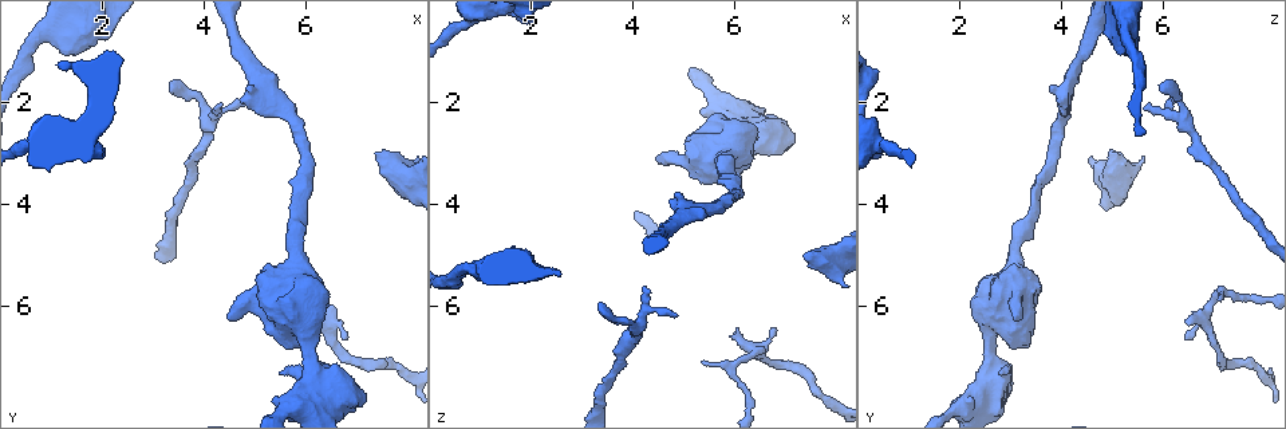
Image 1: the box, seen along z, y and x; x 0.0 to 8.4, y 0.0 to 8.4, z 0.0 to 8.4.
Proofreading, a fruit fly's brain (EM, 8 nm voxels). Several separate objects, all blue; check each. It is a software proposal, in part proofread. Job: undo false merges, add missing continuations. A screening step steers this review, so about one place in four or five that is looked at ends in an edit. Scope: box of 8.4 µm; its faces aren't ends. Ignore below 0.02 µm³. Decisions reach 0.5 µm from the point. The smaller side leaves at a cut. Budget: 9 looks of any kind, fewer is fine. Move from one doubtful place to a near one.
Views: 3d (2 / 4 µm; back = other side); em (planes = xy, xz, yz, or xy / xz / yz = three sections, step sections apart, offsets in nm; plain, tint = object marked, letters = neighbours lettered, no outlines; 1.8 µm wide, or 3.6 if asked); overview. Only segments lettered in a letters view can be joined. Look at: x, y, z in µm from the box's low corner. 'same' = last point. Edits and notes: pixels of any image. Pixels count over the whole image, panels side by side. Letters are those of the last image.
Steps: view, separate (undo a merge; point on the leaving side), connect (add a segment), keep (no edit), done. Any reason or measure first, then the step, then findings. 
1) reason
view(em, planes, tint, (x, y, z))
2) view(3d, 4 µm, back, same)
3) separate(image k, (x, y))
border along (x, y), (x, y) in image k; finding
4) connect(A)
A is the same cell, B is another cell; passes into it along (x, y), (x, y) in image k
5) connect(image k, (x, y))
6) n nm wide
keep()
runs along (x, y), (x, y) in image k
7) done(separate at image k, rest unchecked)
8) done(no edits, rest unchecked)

free end
view(em, planes, letters, (6.00, 6.25, 6.50))

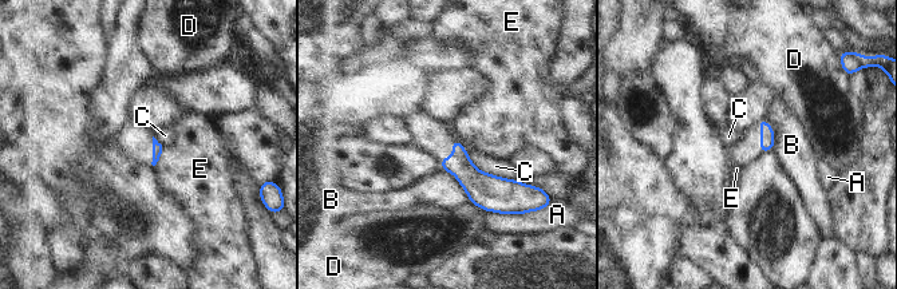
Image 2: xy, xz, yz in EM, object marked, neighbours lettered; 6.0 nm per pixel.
keep()
A, B, C, D and E are other cells; border along (453, 138), (478, 169), (517, 181) in image 2; none of them fits

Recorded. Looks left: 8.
view(3d, 4 µm, (4.55, 6.30, 3.20))

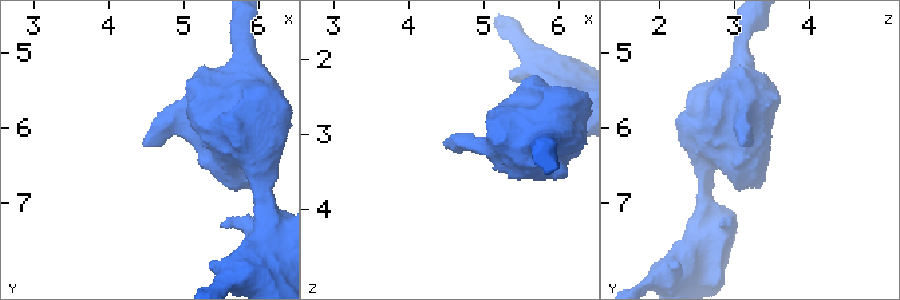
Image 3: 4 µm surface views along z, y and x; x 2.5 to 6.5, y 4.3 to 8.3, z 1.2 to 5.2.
need the tissue
view(em, xz, step 16, tint, (4.60, 6.30, 3.20))

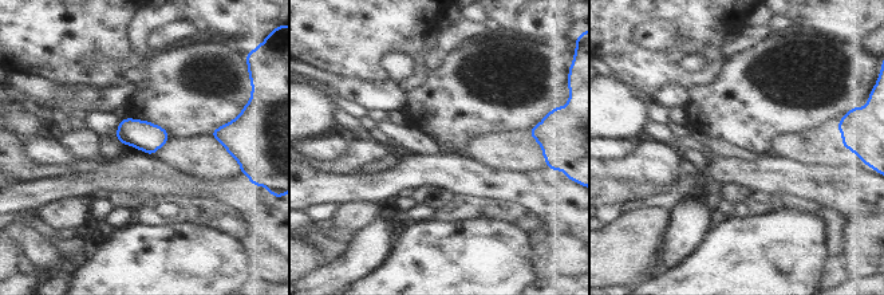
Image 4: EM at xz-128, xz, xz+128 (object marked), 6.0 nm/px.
another direction
view(em, planes, letters, same)

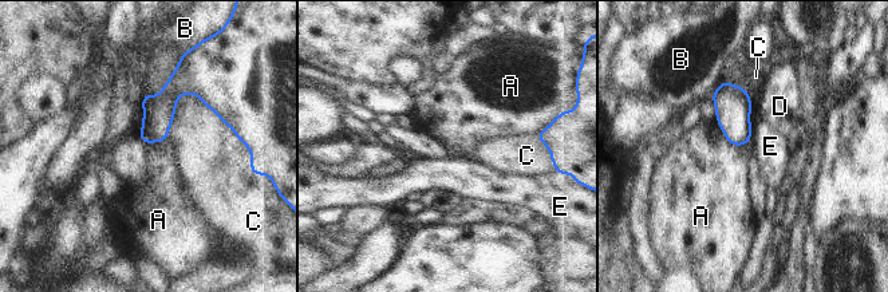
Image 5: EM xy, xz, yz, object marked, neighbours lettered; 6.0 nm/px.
170 nm wide
keep()
A, B, C, D and E are other cells; border along (715, 121), (730, 142), (749, 142) in image 5; no lettered segment goes on from it

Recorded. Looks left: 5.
branch stops here
view(3d, 4 µm, back, (4.85, 2.10, 4.00))

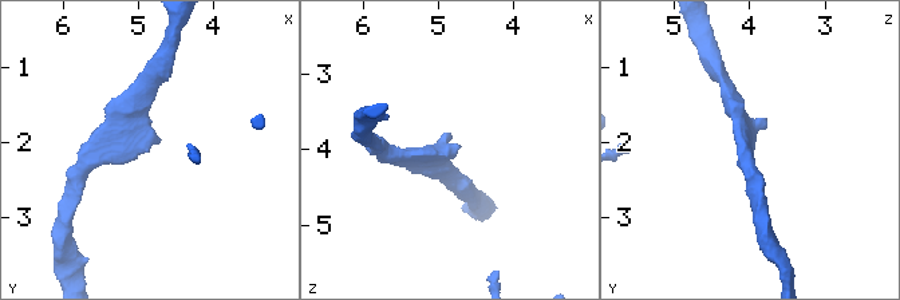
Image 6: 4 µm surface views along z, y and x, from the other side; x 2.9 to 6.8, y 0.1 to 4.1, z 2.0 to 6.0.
now the EM
view(em, xz, step 4, letters, (4.90, 2.10, 3.95))

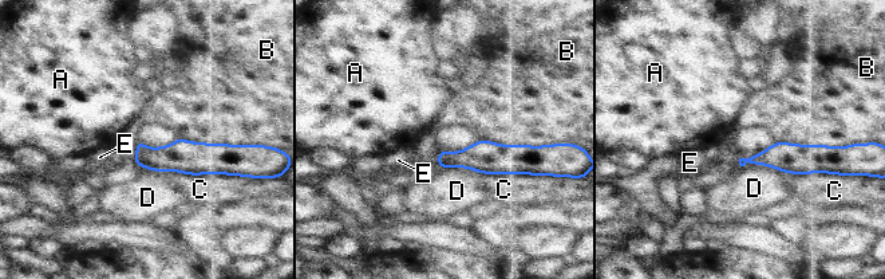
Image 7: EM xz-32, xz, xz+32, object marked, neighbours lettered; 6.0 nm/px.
view(em, planes, letters, same)

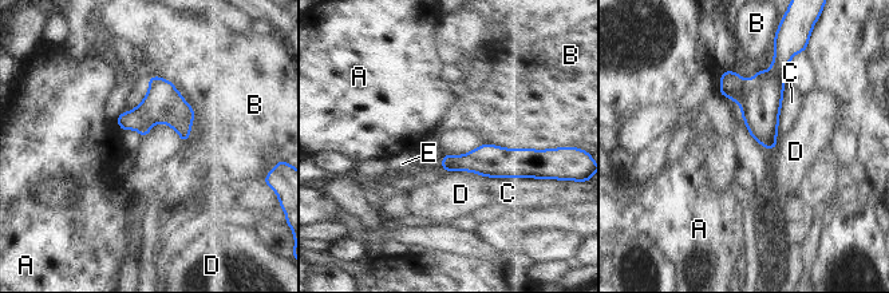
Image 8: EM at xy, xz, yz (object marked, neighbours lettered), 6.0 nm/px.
keep()
A, B, C, D and E are other cells; runs along (528, 158), (446, 166) in image 8; no lettered segment goes on from it

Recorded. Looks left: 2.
thick end
view(3d, 4 µm, (7.35, 2.95, 5.00))

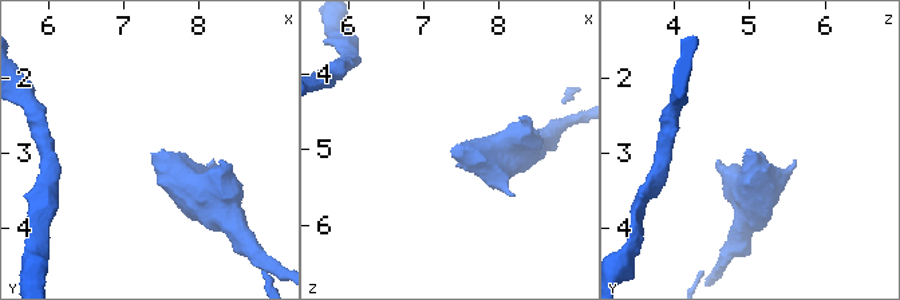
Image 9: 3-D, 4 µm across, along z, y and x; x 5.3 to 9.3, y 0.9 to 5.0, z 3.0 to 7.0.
now the EM
view(em, xz, step 4, letters, (7.40, 3.00, 5.05))

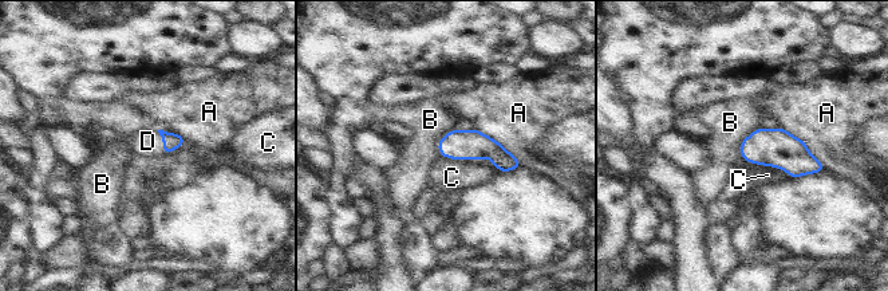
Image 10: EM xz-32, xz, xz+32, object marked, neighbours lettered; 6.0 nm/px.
A touches over 380 nm
connect(D)
D is the same cell, A, B and C are other cells; passes into it along (172, 141), (164, 142), (148, 141) in image 10; it goes on there

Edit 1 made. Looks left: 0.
done(connect at image 10, rest unchecked)

